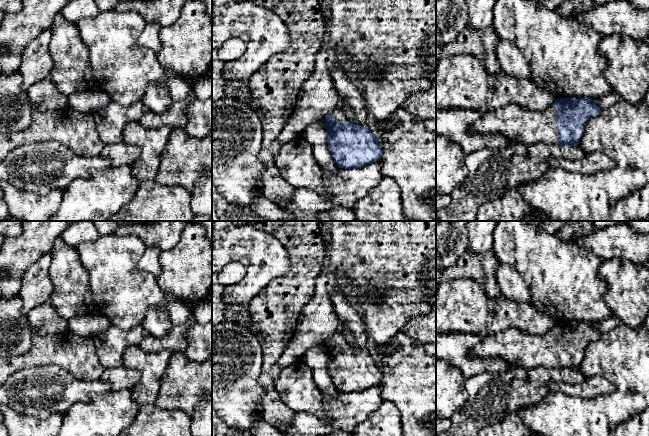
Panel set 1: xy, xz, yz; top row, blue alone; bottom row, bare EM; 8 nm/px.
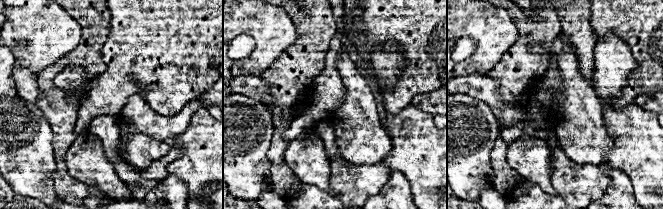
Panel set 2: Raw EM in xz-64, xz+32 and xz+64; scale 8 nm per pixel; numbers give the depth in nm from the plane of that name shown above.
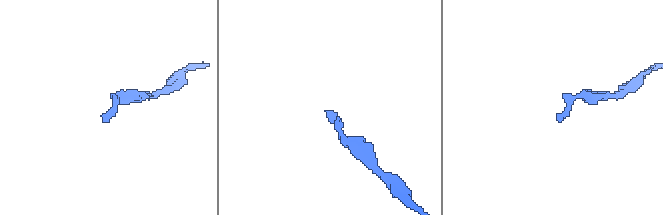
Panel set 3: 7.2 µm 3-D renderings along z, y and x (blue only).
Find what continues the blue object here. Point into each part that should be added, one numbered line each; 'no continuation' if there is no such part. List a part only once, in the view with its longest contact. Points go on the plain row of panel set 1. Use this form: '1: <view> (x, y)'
1: yz (519, 348)

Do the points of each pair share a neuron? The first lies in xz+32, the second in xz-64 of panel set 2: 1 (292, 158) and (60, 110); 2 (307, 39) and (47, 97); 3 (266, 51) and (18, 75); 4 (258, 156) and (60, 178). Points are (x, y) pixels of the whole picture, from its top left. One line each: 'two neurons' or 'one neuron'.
1: two neurons
2: one neuron
3: two neurons
4: two neurons

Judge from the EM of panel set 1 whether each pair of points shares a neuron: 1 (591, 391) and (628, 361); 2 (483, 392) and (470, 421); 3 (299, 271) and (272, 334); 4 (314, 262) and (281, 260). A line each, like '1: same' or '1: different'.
1: different
2: same
3: same
4: different

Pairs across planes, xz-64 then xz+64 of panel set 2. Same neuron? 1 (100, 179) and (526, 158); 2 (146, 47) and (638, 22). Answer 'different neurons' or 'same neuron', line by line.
1: same neuron
2: same neuron

